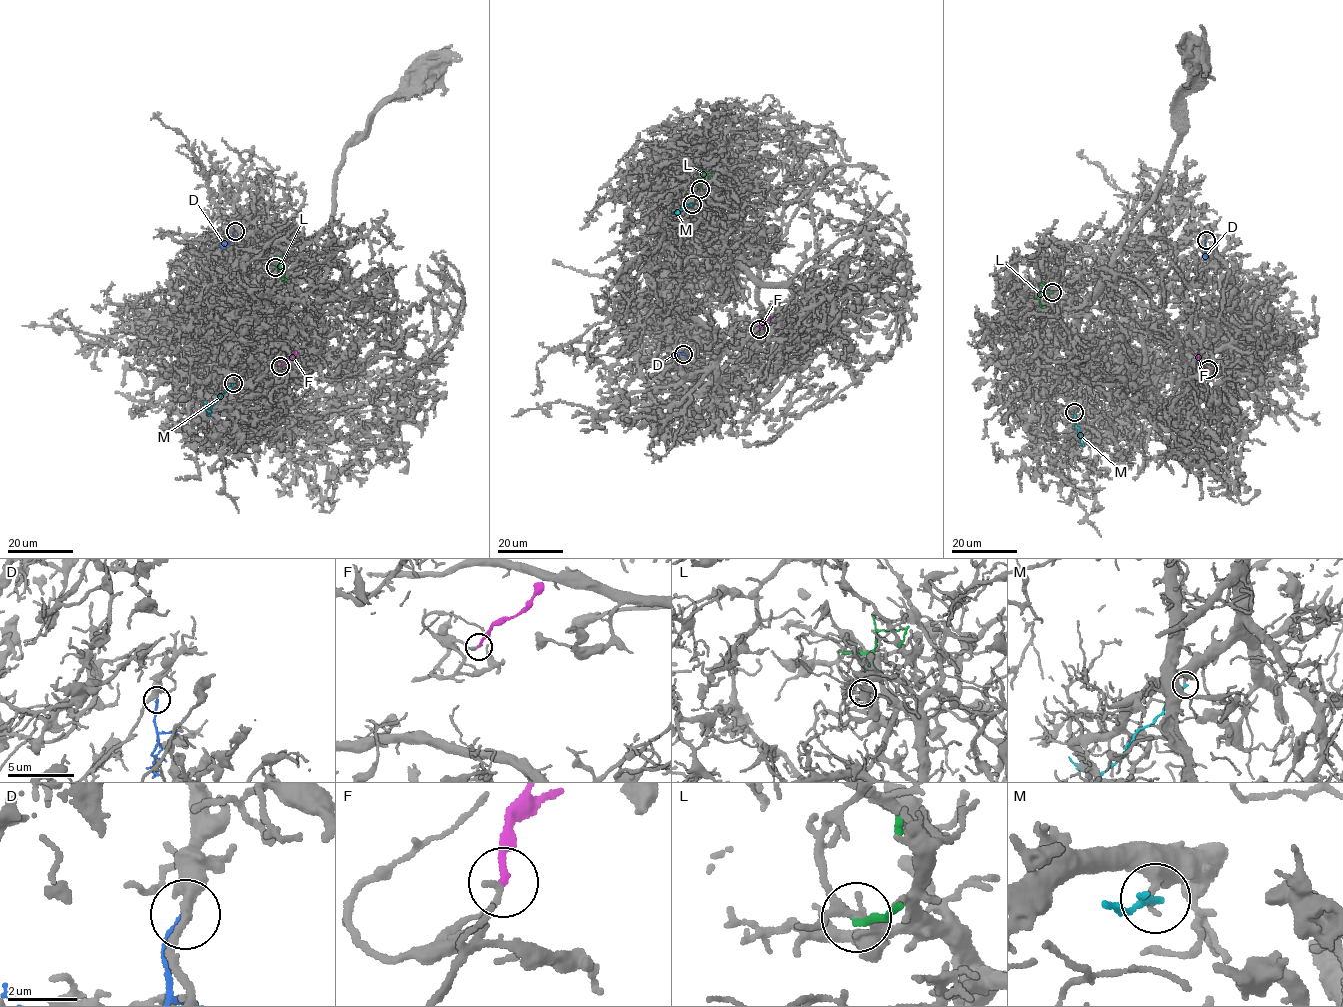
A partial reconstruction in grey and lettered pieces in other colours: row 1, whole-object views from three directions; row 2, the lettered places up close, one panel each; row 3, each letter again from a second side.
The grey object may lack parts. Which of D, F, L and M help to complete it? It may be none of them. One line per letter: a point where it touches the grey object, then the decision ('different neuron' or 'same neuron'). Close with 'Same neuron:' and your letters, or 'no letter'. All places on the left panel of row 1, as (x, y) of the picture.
D: contact (235, 231); different neuron
F: contact (280, 366); different neuron
L: contact (275, 267); different neuron
M: contact (233, 383); different neuron
Same neuron: no letter

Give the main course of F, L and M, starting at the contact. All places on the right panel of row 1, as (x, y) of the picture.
F: (1208, 369), (1203, 367), (1198, 353)
L: (1052, 293), (1043, 292), (1039, 297), (1040, 305), (1044, 307)
M: (1074, 411), (1083, 446)

